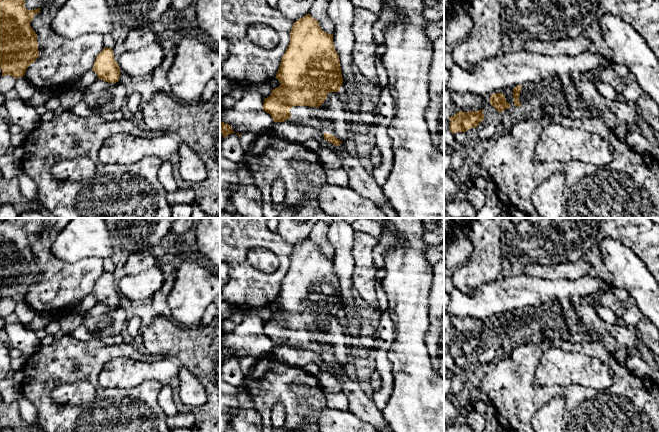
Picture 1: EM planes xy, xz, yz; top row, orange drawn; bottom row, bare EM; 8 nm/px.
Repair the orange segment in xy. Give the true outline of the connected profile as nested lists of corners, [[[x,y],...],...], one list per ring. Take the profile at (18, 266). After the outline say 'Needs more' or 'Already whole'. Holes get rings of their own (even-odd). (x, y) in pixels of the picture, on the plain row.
[[[5,218],[0,221],[0,292],[2,300],[23,301],[26,293],[39,281],[37,258],[30,250],[40,232],[27,234],[24,218]]]. Needs more

